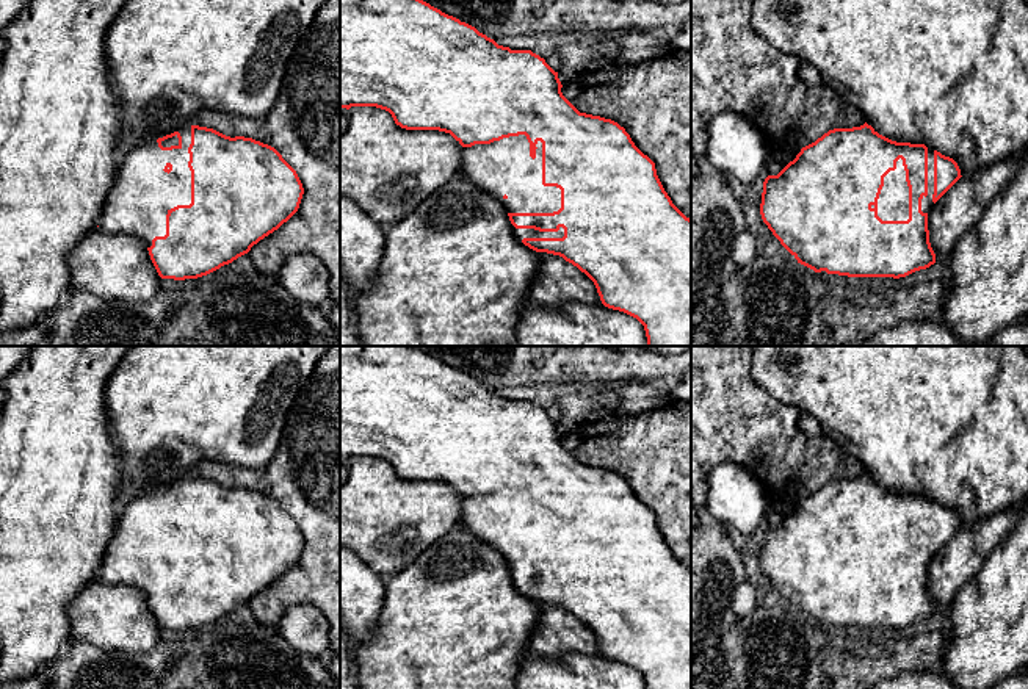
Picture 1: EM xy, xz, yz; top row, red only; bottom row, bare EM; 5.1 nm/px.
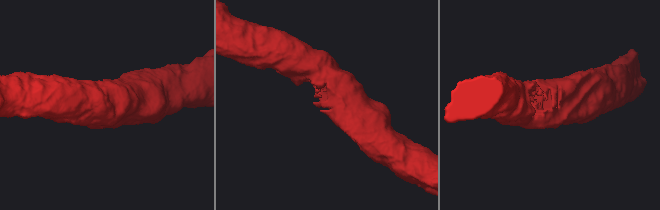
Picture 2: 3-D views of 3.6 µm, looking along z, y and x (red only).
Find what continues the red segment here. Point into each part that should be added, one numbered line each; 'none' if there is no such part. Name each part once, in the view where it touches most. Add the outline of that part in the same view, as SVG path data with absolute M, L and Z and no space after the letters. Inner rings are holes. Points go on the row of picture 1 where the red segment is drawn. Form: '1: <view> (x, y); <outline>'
1: xz (505, 166); M525 135L462 147L459 175L495 197L506 213L558 211L561 189L542 185L542 142L536 147L534 160Z

